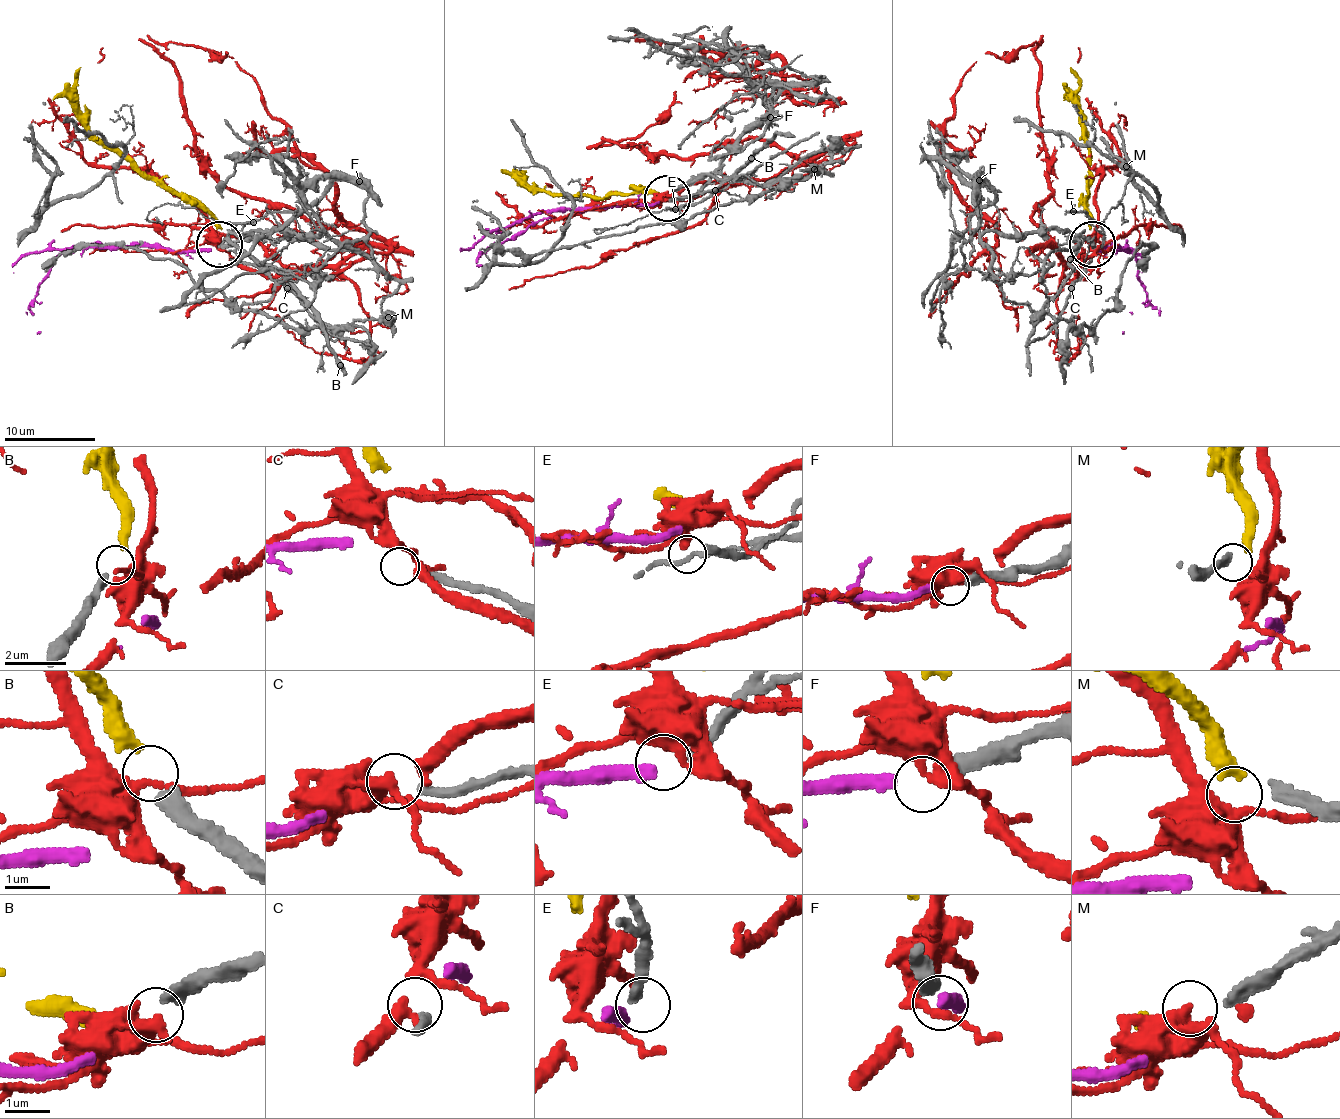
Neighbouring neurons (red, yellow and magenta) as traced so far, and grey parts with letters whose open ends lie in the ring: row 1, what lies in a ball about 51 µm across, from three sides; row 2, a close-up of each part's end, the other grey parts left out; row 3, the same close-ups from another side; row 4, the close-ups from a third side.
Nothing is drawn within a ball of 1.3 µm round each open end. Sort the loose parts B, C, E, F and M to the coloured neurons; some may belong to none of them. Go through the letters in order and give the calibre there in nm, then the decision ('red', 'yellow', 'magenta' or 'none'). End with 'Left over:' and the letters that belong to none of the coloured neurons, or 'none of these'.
B: calibre 320 nm; yellow
C: calibre 200 nm; none
E: calibre 200 nm; none
F: calibre 360 nm; magenta
M: calibre 200 nm; none
Left over: C, E, M

